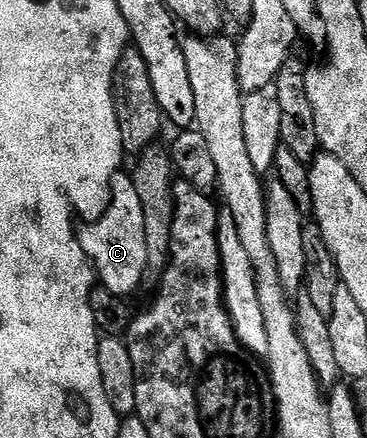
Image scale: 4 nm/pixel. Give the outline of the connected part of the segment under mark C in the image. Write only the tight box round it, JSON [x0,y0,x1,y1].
[77,170,147,297]

